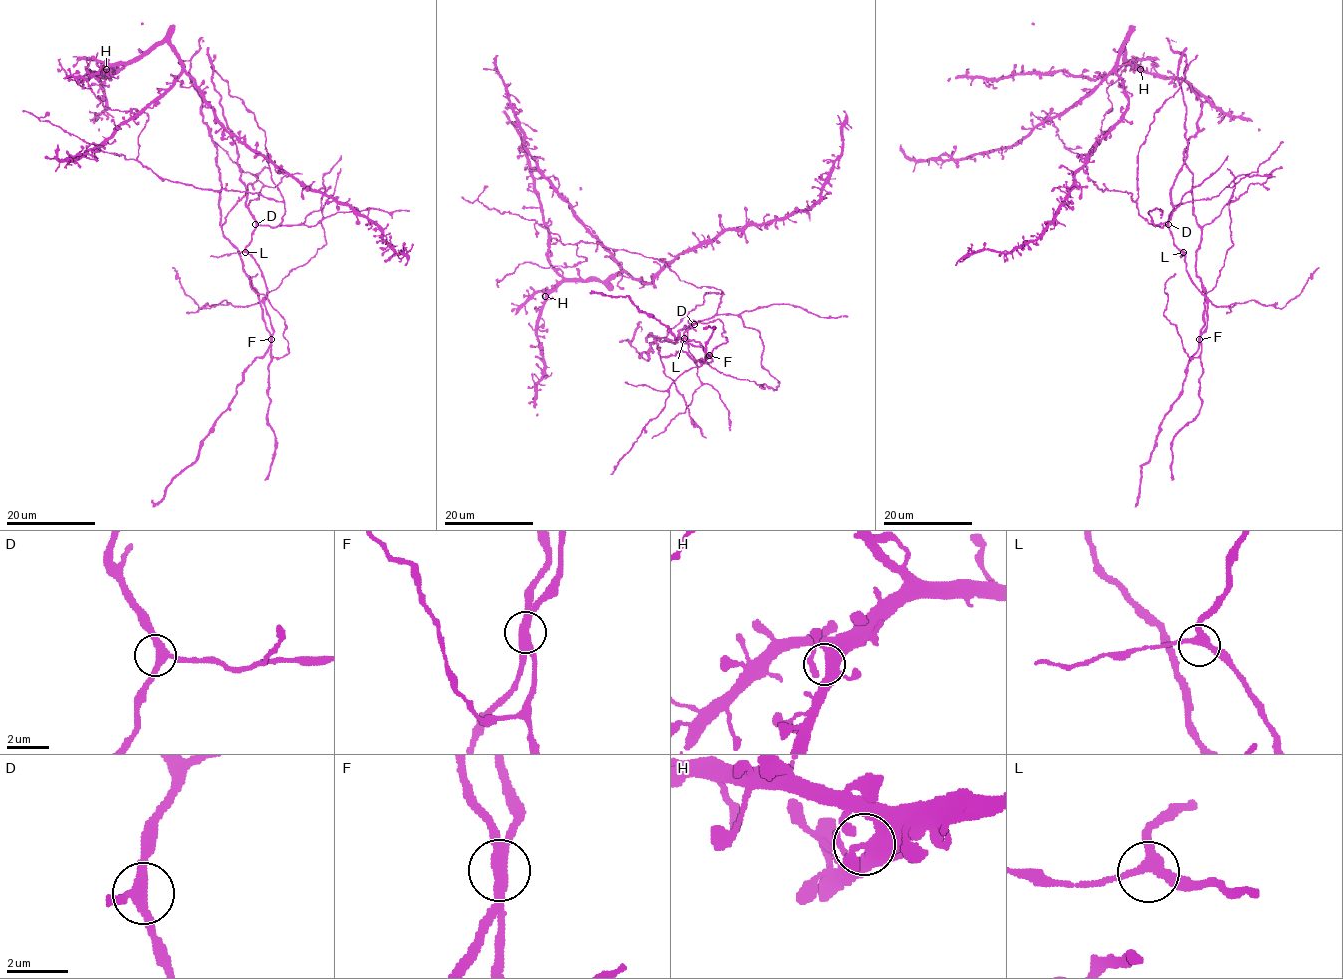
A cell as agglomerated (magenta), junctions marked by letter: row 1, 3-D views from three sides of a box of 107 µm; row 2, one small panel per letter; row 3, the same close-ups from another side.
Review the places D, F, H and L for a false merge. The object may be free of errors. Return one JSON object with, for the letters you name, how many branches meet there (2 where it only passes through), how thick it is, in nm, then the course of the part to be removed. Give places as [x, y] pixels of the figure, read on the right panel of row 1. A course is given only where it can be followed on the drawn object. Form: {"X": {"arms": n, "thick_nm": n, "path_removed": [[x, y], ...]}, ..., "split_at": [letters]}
{"F": {"arms": 4, "thick_nm": 320, "path_removed": [[1200, 339], [1201, 230], [1184, 148], [1201, 99], [1185, 79], [1185, 58], [1171, 47], [1176, 42]]}, "split_at": ["F"]}

